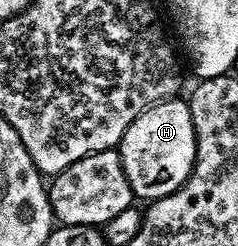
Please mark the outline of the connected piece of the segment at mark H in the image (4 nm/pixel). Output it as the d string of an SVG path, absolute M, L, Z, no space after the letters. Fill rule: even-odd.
M175 96L166 102L157 102L154 106L147 106L136 120L124 132L121 142L116 149L122 158L124 176L128 176L128 184L132 188L135 199L157 200L167 198L177 190L181 190L183 184L188 180L192 168L194 167L194 157L196 156L196 136L194 135L194 125L192 124L192 112L189 101Z

